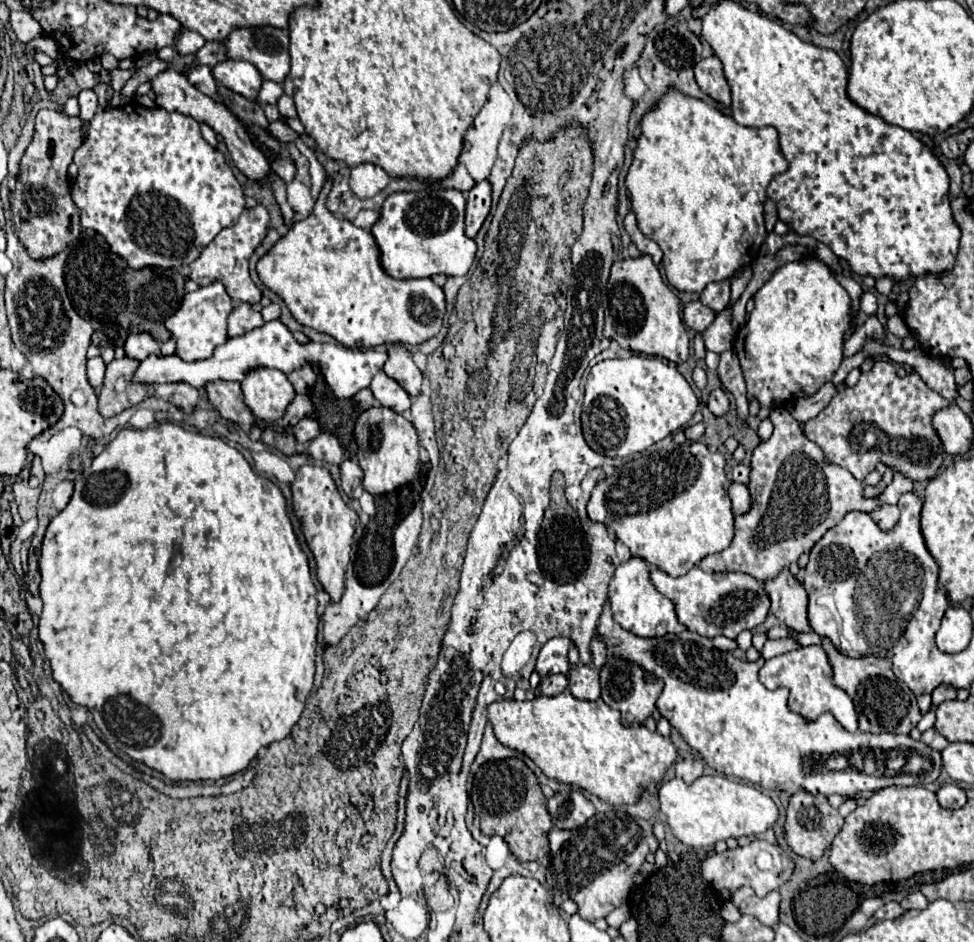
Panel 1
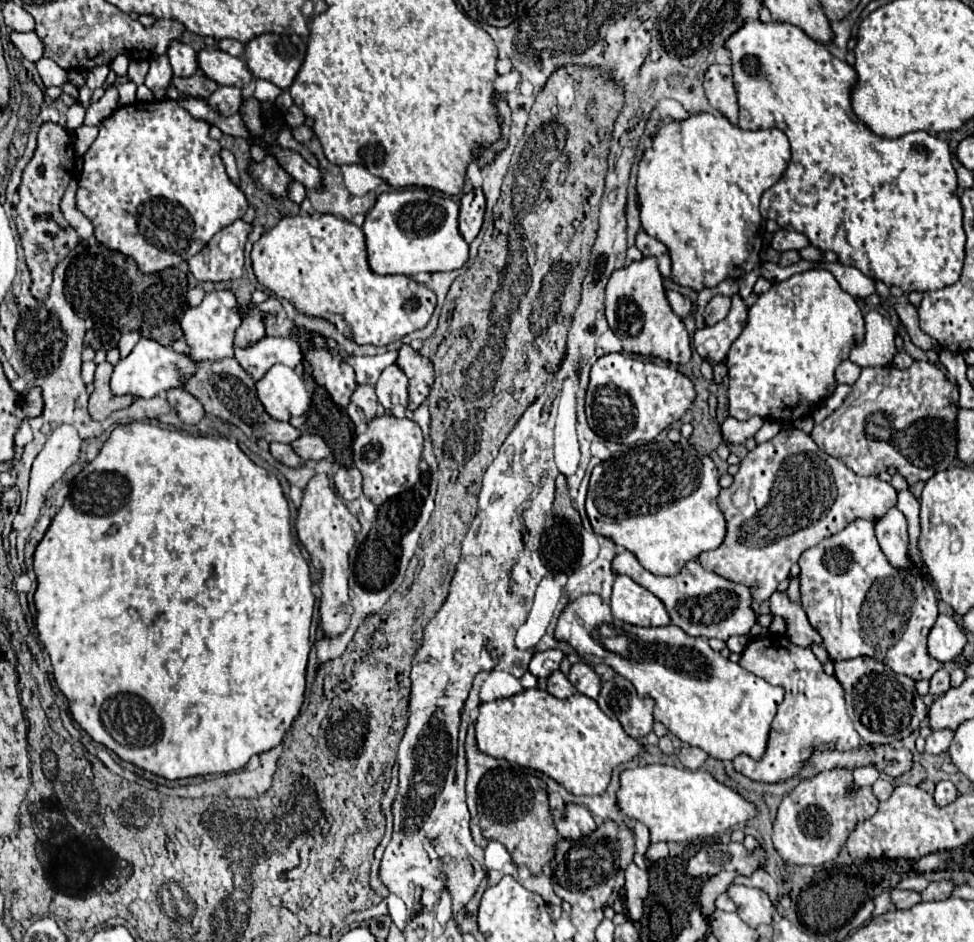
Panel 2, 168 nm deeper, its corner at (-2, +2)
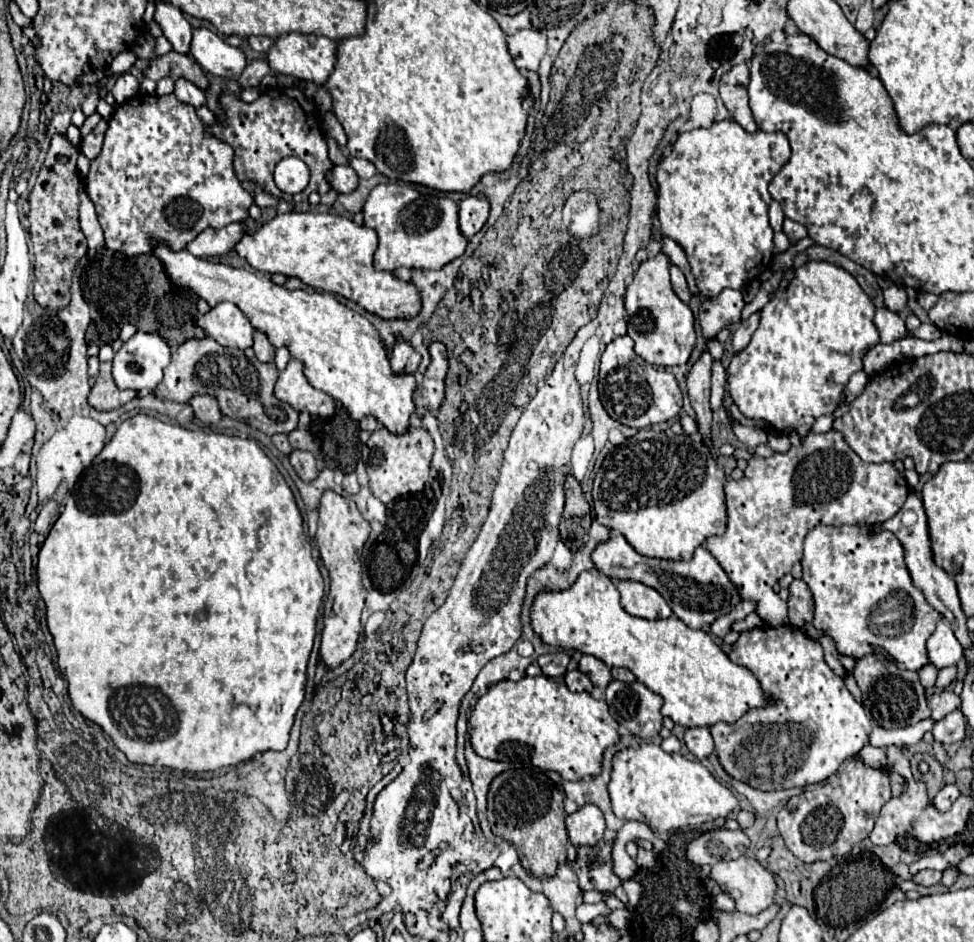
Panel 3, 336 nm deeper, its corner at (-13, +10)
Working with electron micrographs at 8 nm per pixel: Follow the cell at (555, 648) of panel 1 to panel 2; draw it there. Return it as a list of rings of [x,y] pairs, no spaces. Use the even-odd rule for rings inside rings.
[[[548,649],[548,651],[542,651],[542,653],[534,653],[530,665],[528,665],[528,671],[536,677],[550,677],[552,671],[556,671],[560,667],[560,661],[562,661],[562,651],[558,649]]]

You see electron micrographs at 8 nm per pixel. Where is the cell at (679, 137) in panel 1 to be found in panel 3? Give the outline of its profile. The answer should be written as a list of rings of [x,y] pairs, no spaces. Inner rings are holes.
[[[723,119],[711,127],[679,133],[671,145],[671,153],[657,163],[657,217],[663,235],[675,239],[687,253],[697,289],[705,297],[717,297],[723,289],[743,289],[747,281],[757,279],[773,263],[773,231],[769,227],[767,207],[771,195],[767,191],[771,179],[789,161],[789,139],[785,133],[747,133],[737,121]]]

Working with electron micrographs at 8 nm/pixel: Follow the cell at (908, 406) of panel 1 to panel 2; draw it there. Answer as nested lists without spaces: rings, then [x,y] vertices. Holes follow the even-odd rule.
[[[914,361],[908,369],[898,369],[894,365],[864,367],[842,407],[826,417],[824,423],[814,425],[812,439],[822,451],[838,457],[858,475],[878,475],[888,467],[896,467],[908,485],[912,485],[916,481],[928,481],[934,473],[948,469],[956,459],[956,415],[958,385],[952,383],[940,367],[928,361]]]

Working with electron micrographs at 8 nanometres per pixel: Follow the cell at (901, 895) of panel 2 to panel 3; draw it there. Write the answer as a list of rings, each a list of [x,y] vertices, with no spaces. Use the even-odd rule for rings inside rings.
[[[931,869],[919,871],[917,875],[913,875],[913,881],[915,881],[917,885],[925,885],[925,887],[937,885],[937,883],[941,881],[941,871],[931,871]]]

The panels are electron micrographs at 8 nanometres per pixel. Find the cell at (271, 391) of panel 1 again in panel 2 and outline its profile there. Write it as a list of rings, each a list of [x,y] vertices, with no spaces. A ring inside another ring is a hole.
[[[274,365],[256,383],[256,391],[266,413],[278,421],[304,415],[312,403],[312,393],[300,373],[286,365]]]

